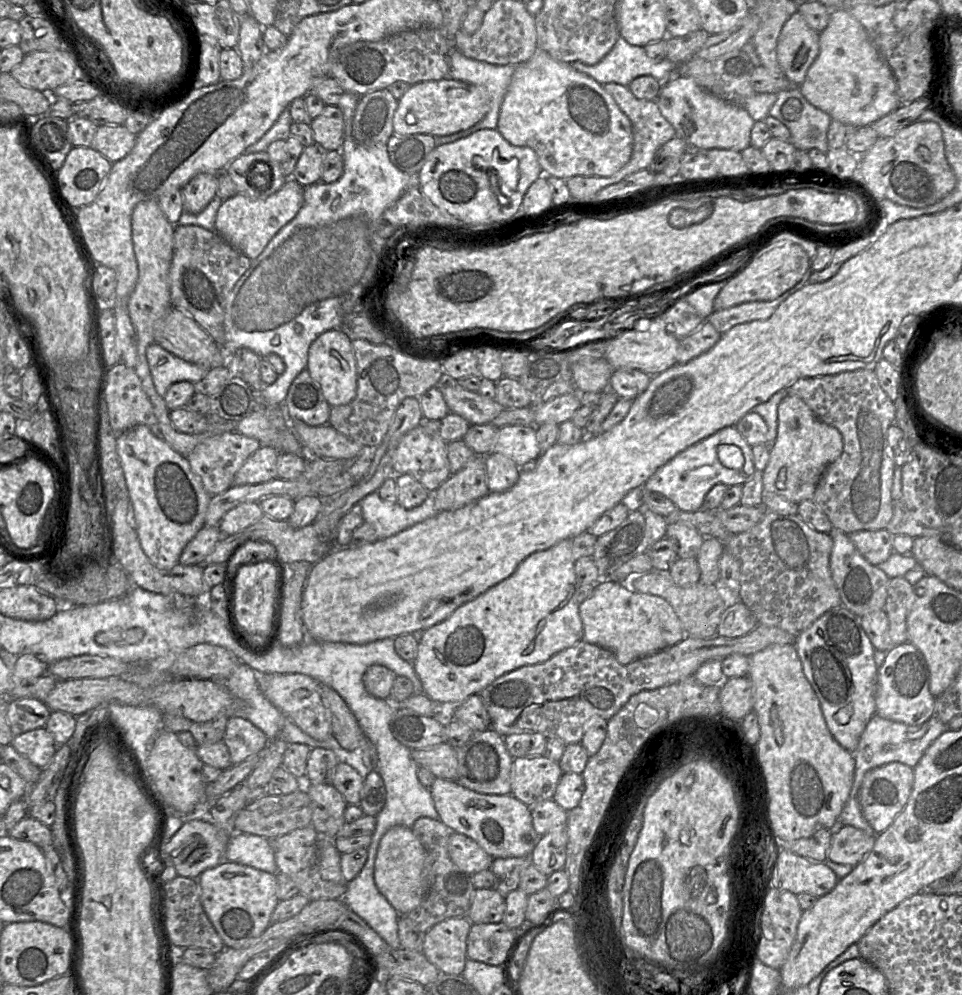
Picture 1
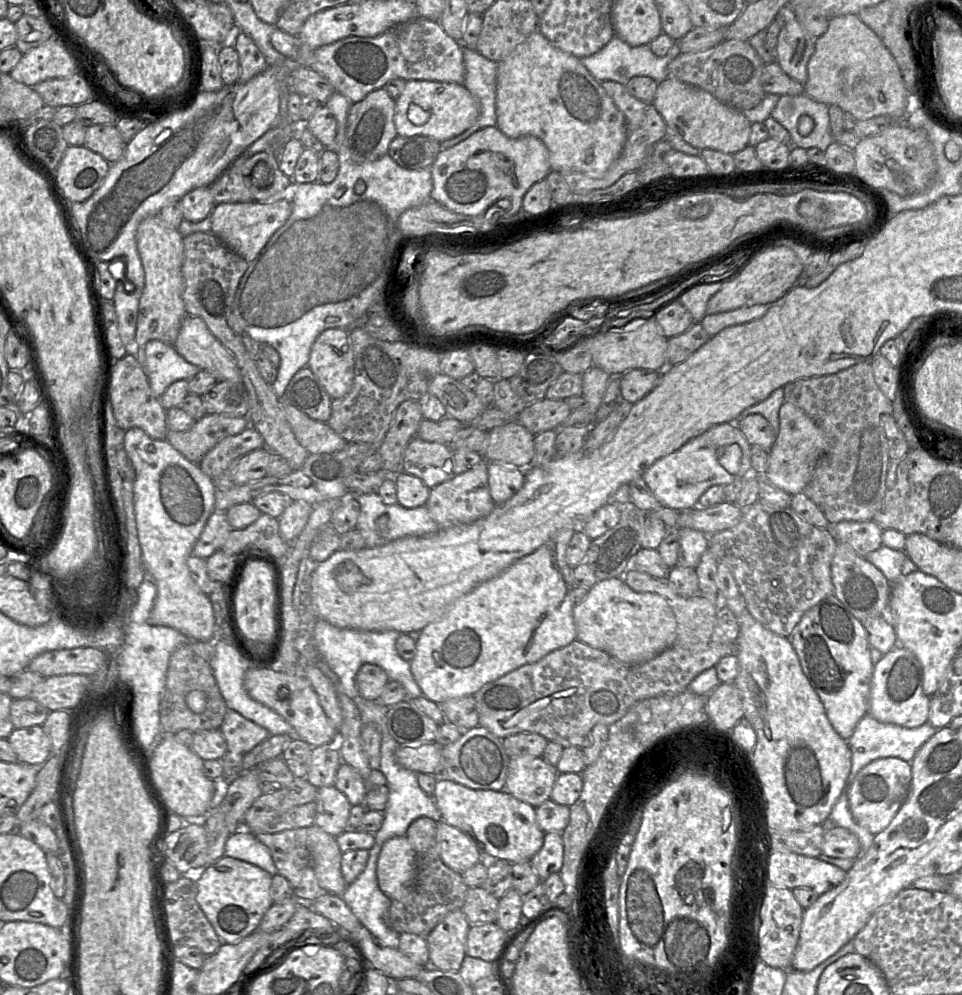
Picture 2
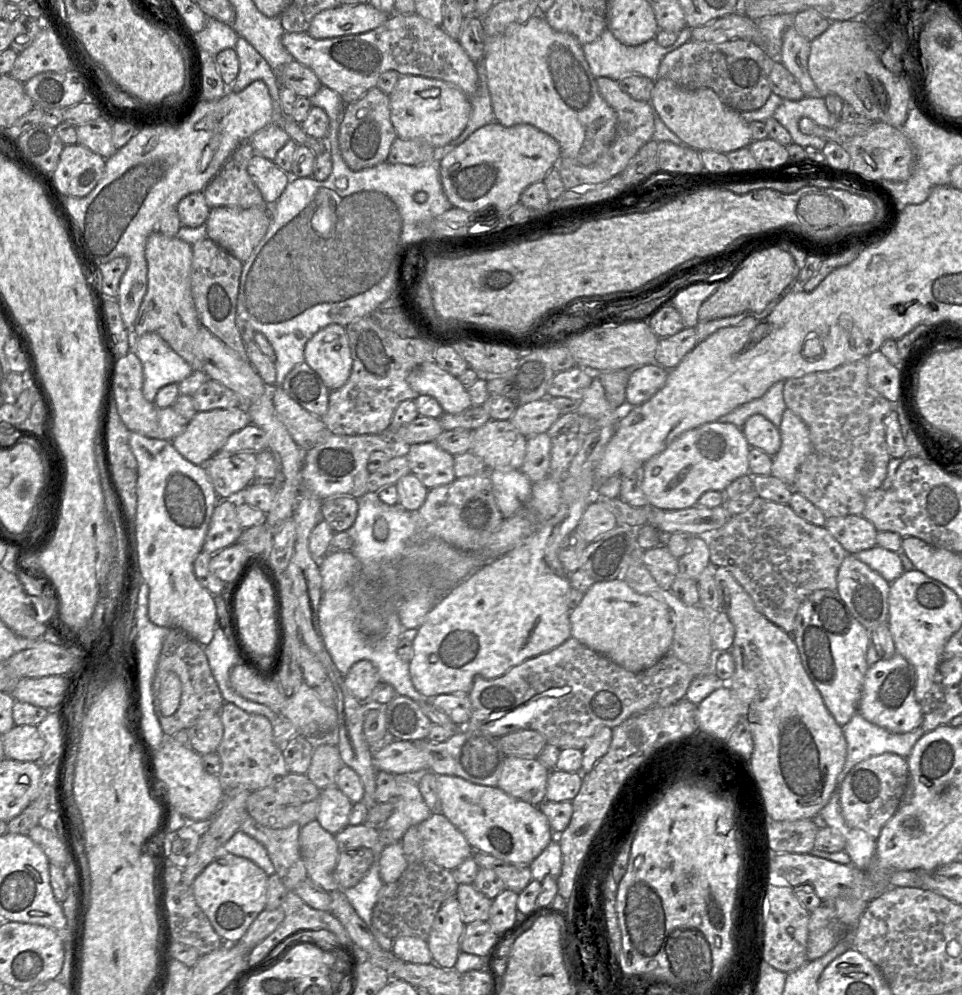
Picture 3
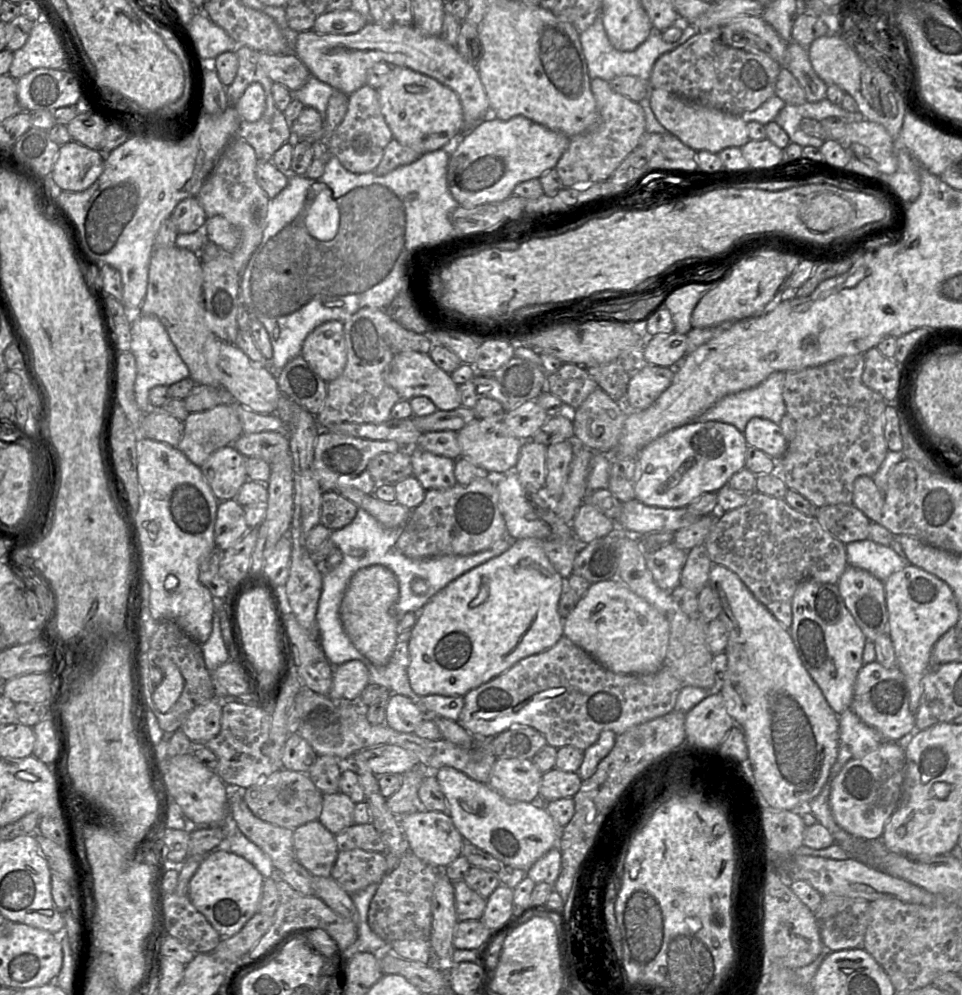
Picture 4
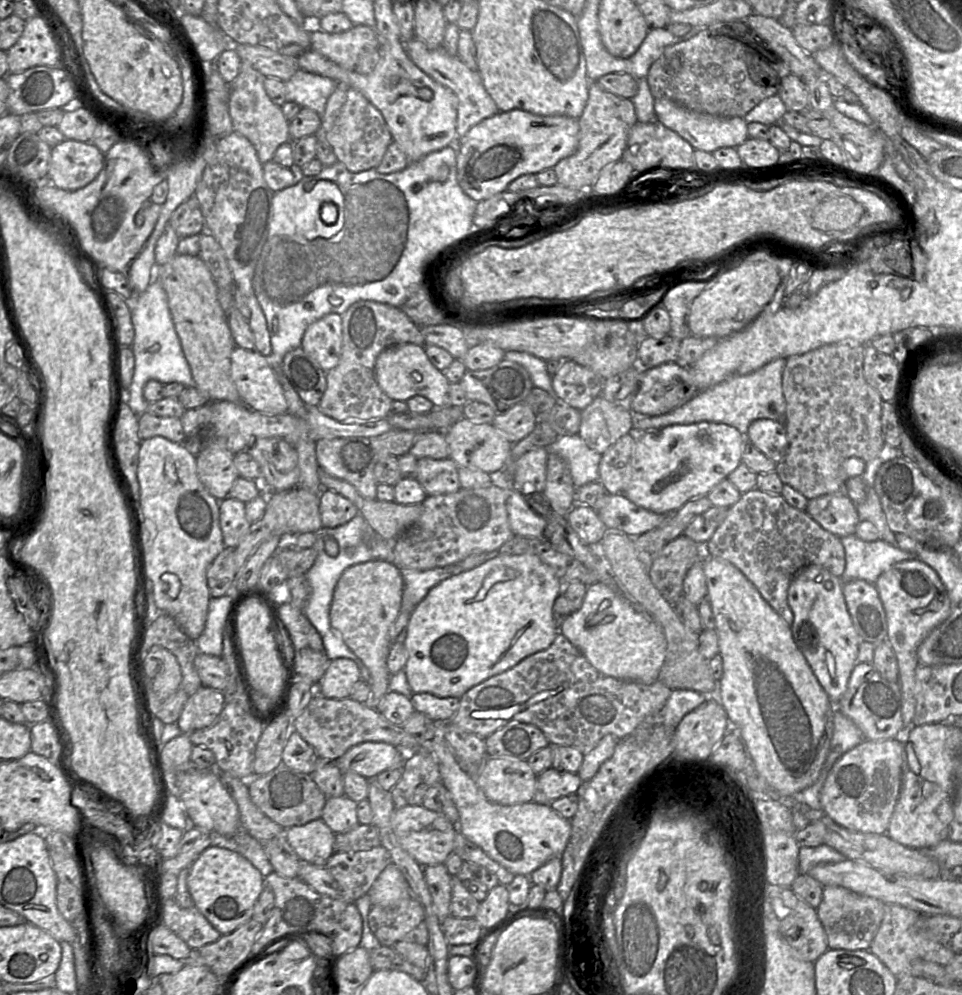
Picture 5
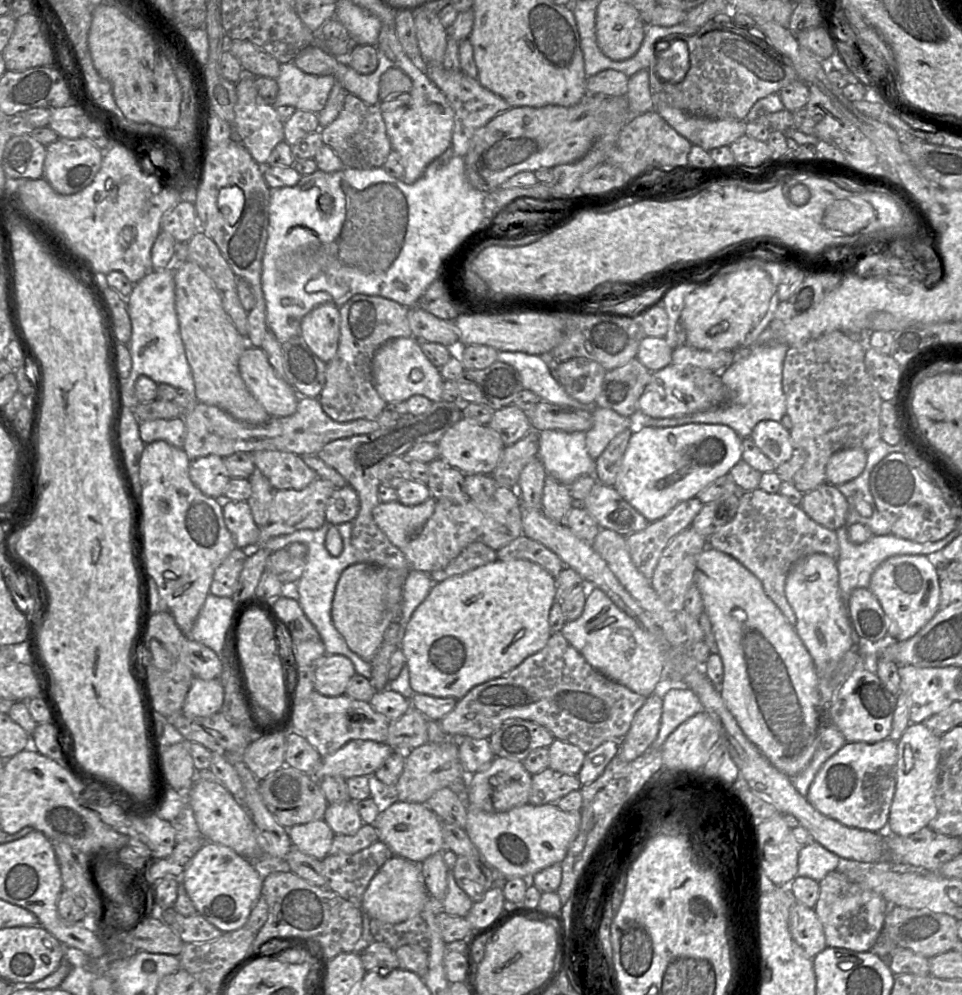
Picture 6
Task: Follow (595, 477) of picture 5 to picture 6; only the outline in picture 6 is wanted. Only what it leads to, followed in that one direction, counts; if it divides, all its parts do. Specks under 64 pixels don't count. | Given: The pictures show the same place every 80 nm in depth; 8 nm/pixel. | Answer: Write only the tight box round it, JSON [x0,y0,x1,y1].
[537,432,596,486]

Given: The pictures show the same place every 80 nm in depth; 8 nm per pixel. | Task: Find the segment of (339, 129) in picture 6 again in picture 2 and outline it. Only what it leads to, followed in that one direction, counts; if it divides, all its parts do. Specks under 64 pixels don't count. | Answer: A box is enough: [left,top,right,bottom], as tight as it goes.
[346,88,398,163]

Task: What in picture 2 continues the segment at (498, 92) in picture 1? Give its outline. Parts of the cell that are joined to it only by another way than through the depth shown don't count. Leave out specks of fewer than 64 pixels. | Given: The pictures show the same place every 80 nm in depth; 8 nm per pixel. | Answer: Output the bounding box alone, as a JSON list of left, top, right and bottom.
[440,46,497,150]

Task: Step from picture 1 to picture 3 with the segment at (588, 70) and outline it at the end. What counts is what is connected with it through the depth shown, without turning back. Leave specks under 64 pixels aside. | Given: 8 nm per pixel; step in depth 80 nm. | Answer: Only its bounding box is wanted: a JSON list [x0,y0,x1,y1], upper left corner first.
[582,26,691,82]

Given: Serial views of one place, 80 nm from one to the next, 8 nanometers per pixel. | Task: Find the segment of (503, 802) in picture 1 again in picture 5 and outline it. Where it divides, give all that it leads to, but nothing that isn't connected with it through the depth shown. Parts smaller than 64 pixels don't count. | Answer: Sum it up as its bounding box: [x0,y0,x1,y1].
[428,723,571,876]

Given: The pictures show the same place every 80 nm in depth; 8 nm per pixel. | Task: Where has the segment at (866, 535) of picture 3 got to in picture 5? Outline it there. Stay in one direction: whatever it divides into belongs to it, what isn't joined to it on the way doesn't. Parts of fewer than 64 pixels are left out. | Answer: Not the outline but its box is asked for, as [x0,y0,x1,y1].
[805,493,860,538]

